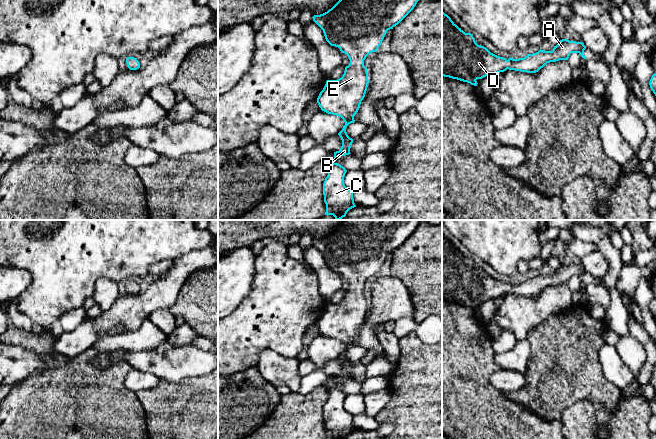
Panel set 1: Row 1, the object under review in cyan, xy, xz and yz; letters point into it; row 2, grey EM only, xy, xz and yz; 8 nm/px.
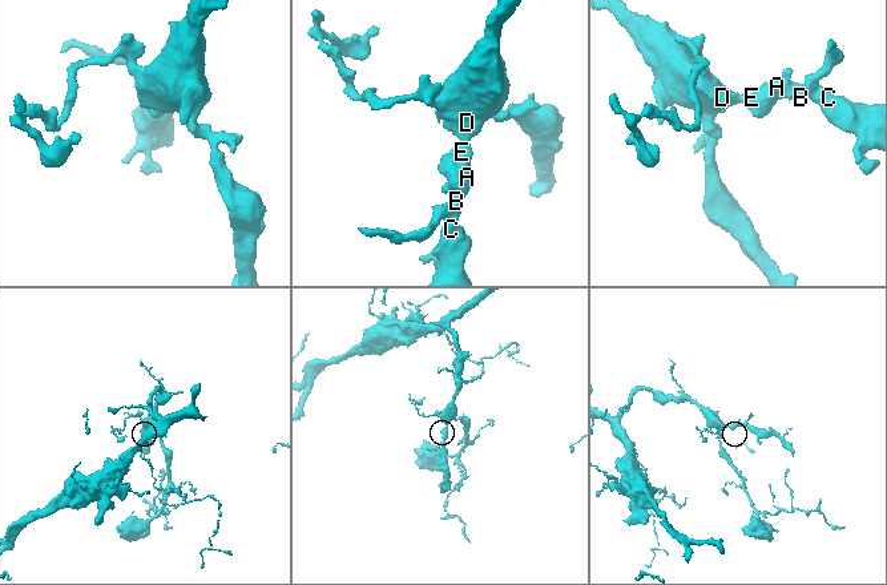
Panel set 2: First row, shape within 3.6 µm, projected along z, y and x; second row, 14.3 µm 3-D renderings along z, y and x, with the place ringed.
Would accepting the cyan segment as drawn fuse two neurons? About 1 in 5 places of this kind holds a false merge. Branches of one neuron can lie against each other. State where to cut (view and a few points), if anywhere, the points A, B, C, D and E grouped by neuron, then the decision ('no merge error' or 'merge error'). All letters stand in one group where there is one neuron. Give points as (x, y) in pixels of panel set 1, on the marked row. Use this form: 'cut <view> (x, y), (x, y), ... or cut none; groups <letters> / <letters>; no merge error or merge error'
cut none; groups A B C D E; no merge error

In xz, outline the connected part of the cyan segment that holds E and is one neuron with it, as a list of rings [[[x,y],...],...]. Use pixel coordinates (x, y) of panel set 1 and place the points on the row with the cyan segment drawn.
[[[339,0],[327,12],[314,15],[313,21],[323,30],[326,41],[331,45],[338,47],[342,53],[345,53],[350,64],[345,67],[344,74],[337,80],[327,80],[323,90],[320,92],[317,103],[322,111],[339,116],[345,122],[342,130],[338,133],[342,140],[342,146],[339,151],[334,152],[334,158],[349,155],[353,139],[346,132],[349,124],[354,123],[354,116],[360,108],[361,101],[364,99],[368,87],[368,72],[364,66],[364,60],[372,53],[376,52],[381,45],[388,30],[398,25],[416,6],[419,0]]]

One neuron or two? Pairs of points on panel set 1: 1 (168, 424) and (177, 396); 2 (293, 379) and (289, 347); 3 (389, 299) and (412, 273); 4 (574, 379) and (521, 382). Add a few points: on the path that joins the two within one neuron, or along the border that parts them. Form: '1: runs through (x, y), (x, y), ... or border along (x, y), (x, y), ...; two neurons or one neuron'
1: runs through (175, 417), (177, 415), (177, 403); one neuron
2: border along (268, 348), (283, 356), (296, 357); two neurons
3: border along (390, 274), (398, 277), (403, 282), (413, 304); two neurons
4: border along (525, 375), (523, 387), (504, 391); two neurons

